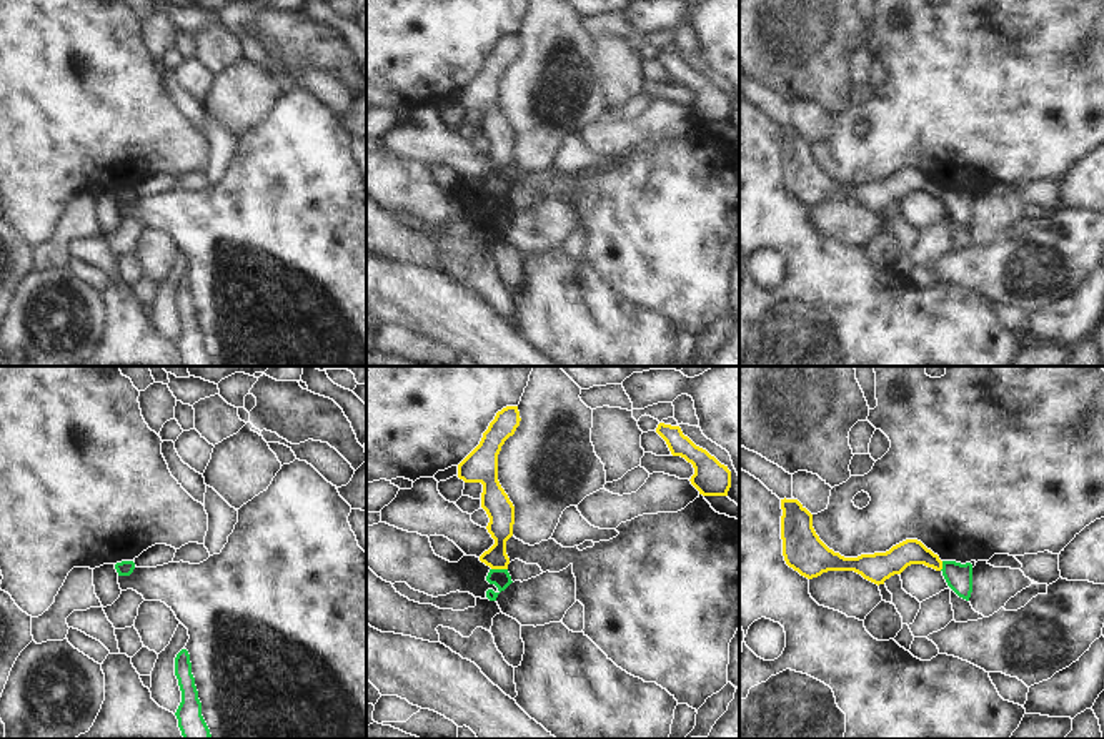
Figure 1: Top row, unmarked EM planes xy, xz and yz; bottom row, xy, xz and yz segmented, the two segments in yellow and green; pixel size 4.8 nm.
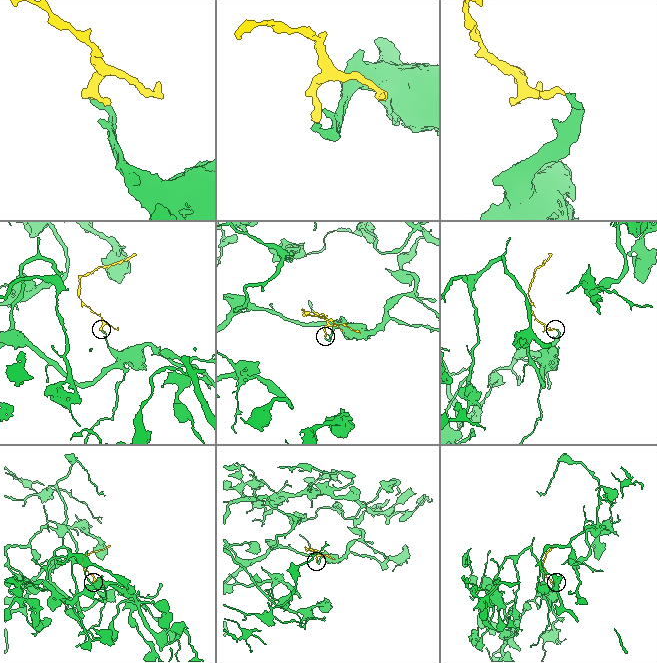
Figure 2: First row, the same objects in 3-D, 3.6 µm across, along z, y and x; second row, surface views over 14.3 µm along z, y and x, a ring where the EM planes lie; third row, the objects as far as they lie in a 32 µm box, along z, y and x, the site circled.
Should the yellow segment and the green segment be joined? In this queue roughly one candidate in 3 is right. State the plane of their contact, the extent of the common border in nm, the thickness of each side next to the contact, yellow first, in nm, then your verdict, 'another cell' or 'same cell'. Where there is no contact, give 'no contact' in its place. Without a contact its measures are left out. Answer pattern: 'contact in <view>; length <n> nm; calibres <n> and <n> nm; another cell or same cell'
contact in xz; length 80 nm; calibres 130 and 90 nm; another cell

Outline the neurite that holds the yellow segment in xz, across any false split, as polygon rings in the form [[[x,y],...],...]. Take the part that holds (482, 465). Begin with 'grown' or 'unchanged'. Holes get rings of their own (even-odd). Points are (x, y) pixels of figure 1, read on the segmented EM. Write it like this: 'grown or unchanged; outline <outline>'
unchanged; outline [[[506,406],[496,413],[480,444],[458,464],[458,478],[465,483],[481,483],[481,508],[490,523],[488,533],[495,544],[480,556],[491,569],[508,569],[506,541],[513,536],[515,506],[498,481],[498,454],[505,441],[520,426],[518,406]]]

